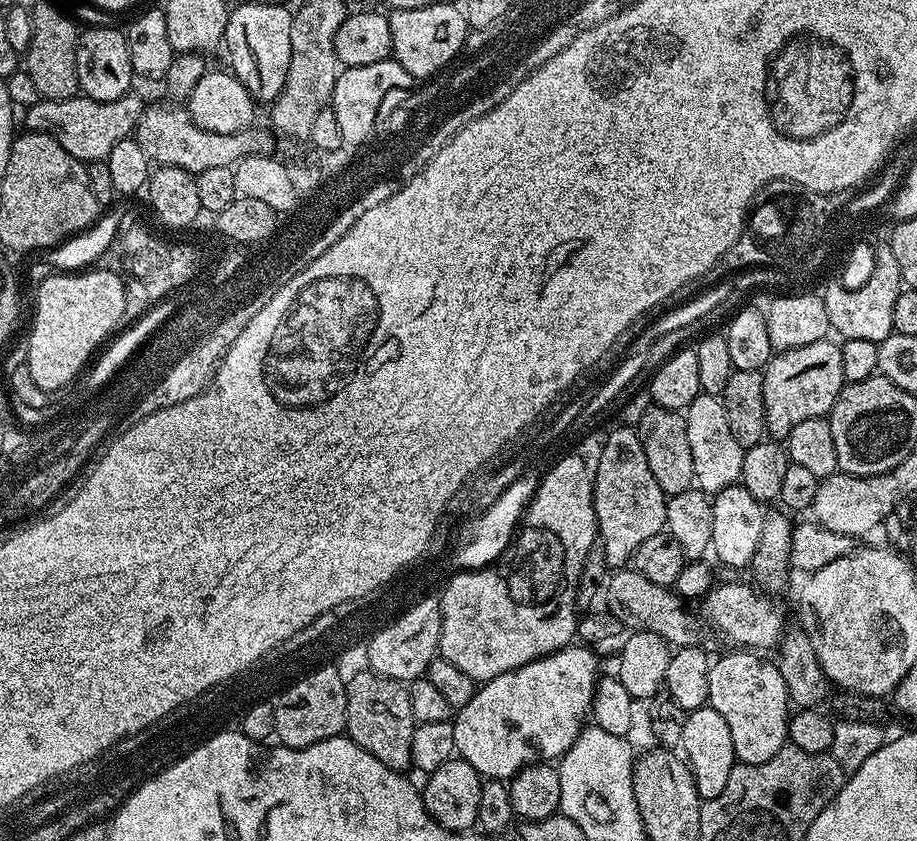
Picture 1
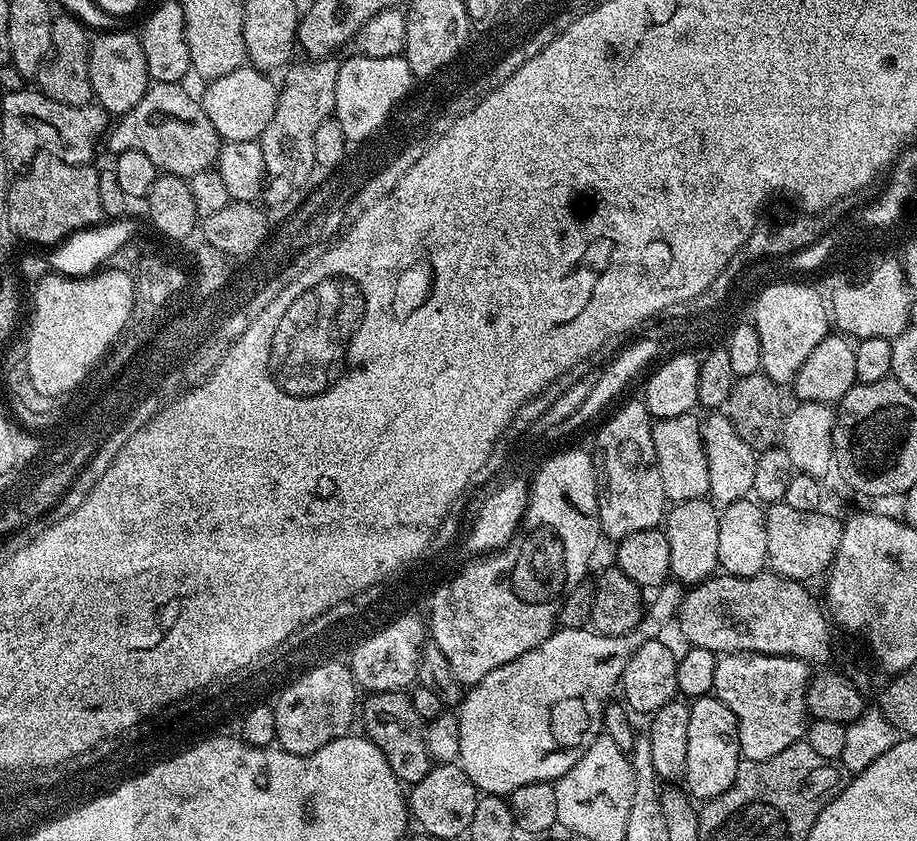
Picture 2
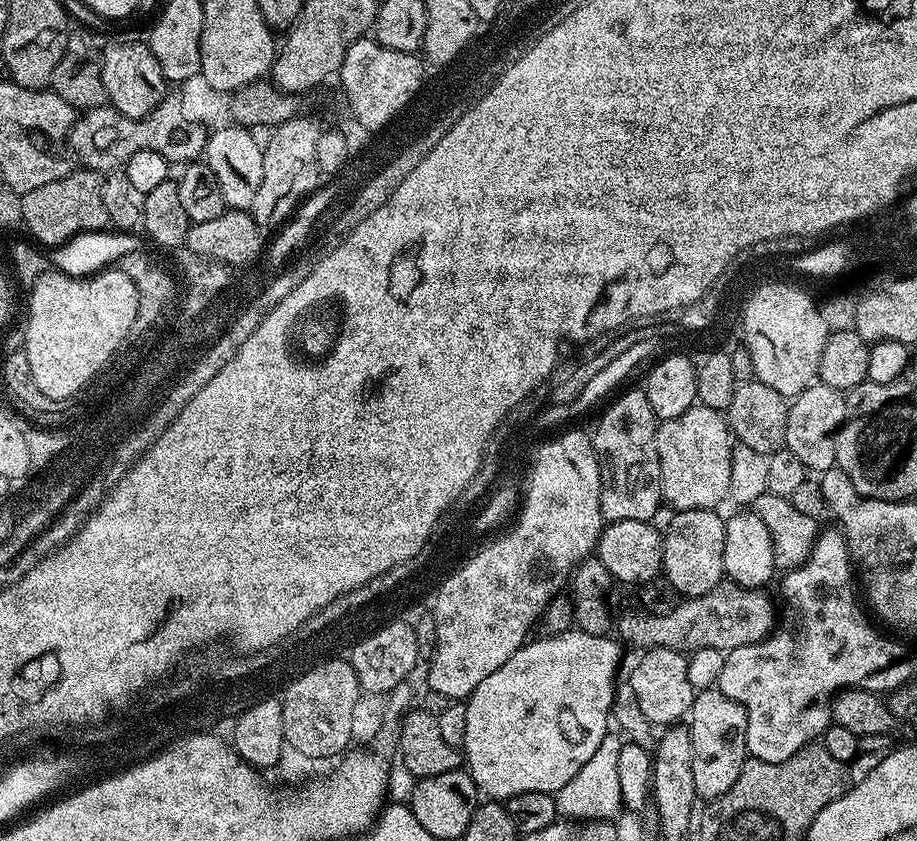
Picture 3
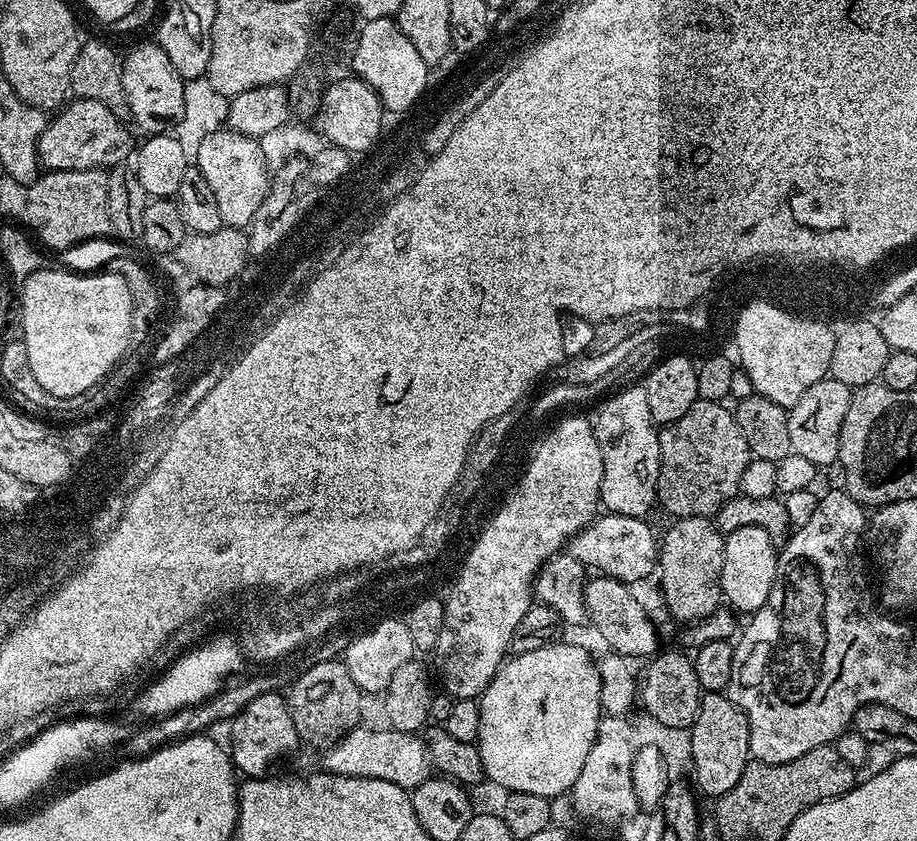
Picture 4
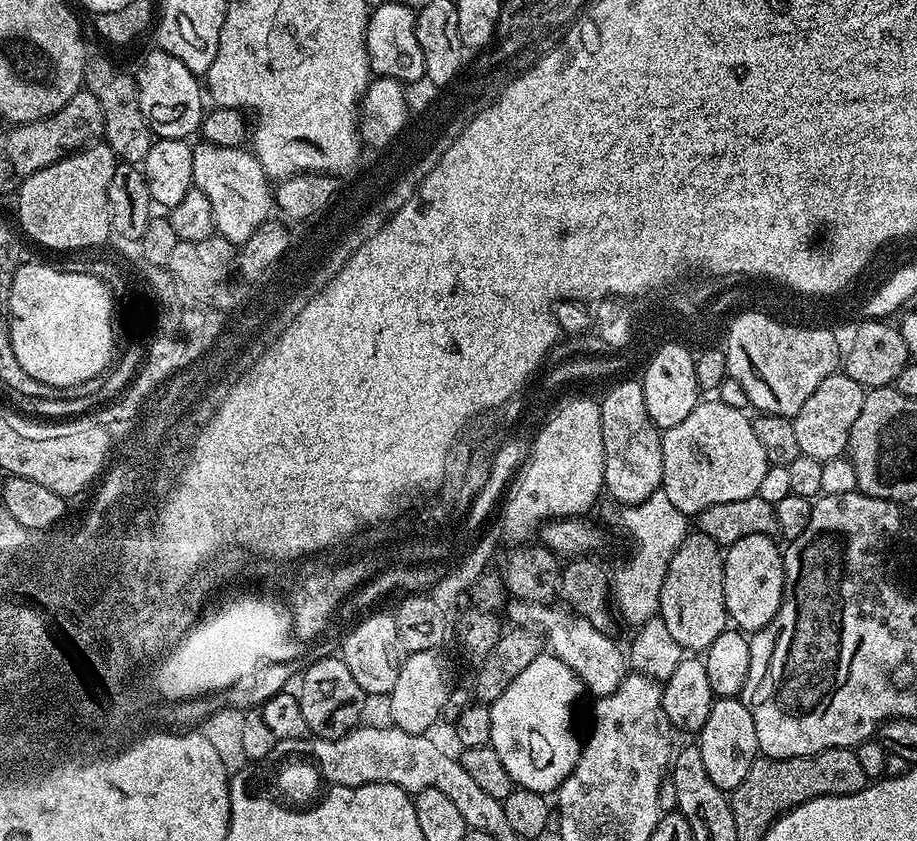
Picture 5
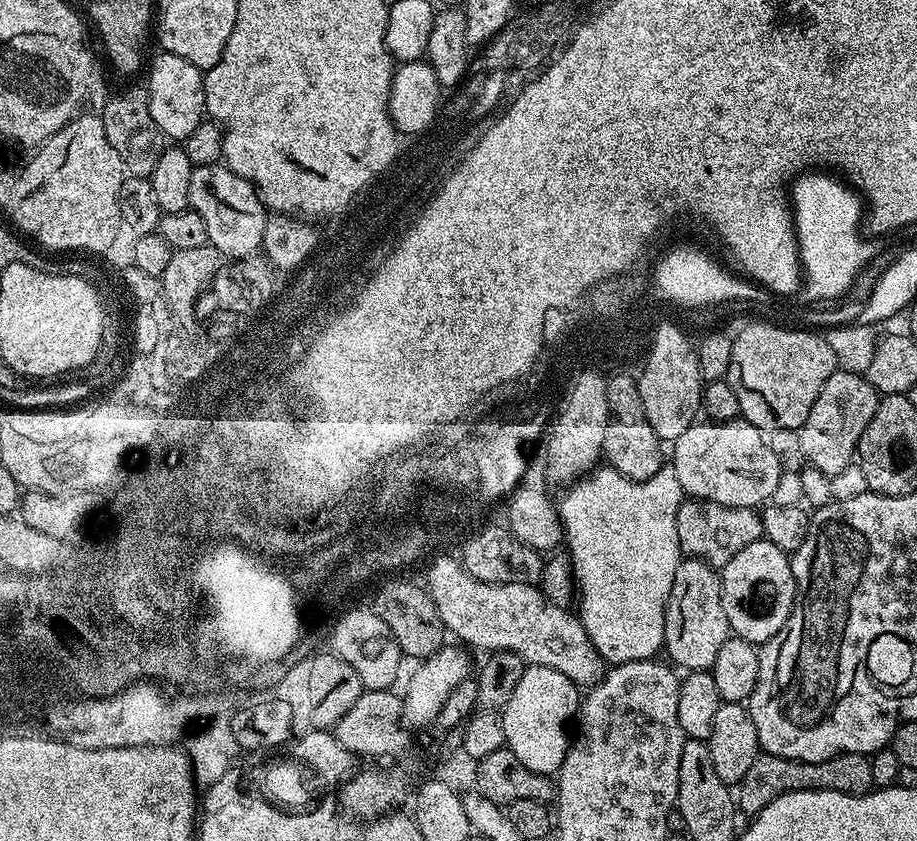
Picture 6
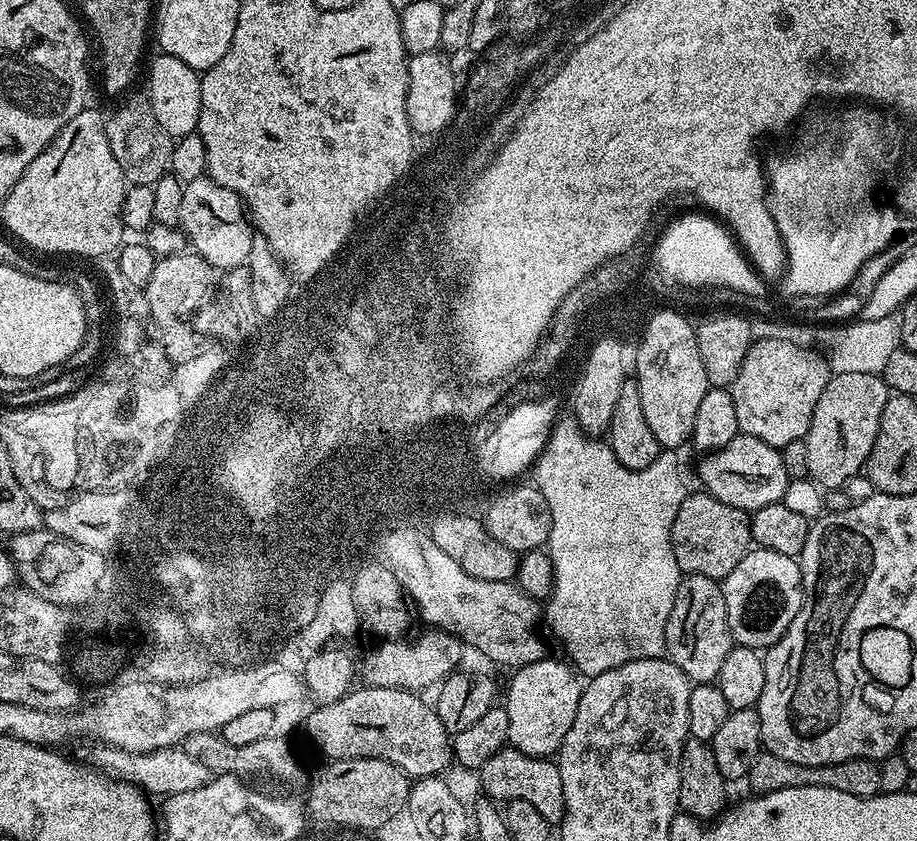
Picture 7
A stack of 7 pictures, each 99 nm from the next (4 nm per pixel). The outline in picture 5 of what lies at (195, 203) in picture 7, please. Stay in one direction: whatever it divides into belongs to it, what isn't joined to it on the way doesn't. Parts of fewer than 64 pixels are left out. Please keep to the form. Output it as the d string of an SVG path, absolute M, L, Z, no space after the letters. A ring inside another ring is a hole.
M200 142L193 147L192 157L192 183L202 190L202 194L206 194L210 207L214 209L217 233L225 236L234 246L242 246L269 219L268 211L273 211L274 192L268 175L262 170L256 155L244 146L231 148Z

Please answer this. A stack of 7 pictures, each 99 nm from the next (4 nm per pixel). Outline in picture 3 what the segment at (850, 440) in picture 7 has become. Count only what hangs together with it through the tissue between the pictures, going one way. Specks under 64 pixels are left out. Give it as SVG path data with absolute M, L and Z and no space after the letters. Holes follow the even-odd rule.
M813 382L788 405L786 442L784 447L808 467L809 473L819 474L836 467L836 431L848 414L845 393L819 382Z

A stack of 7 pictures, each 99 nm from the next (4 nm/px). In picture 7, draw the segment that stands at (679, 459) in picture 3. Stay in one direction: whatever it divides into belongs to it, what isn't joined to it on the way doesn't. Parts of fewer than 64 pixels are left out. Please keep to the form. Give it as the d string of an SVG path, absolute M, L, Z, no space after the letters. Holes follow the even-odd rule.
M738 434L721 448L709 451L700 464L703 491L726 502L726 506L740 508L746 513L757 512L762 506L781 503L788 485L786 466L782 466L779 448L771 448L753 436Z

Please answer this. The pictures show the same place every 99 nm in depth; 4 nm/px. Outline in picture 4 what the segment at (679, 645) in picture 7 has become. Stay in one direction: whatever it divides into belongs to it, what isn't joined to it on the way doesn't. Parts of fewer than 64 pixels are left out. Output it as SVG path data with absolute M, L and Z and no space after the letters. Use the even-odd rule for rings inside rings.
M682 516L671 521L668 533L660 540L660 562L658 577L660 588L664 591L664 604L669 617L673 621L686 620L685 622L701 622L719 609L722 604L720 591L720 575L724 561L725 533L716 527L715 523L707 516Z

